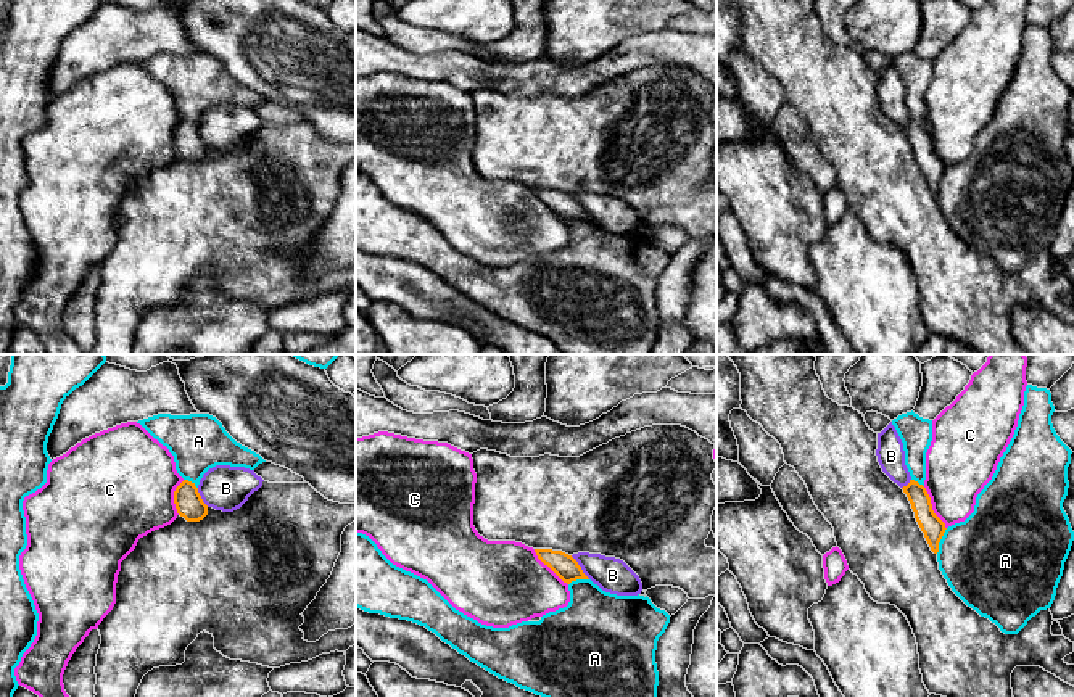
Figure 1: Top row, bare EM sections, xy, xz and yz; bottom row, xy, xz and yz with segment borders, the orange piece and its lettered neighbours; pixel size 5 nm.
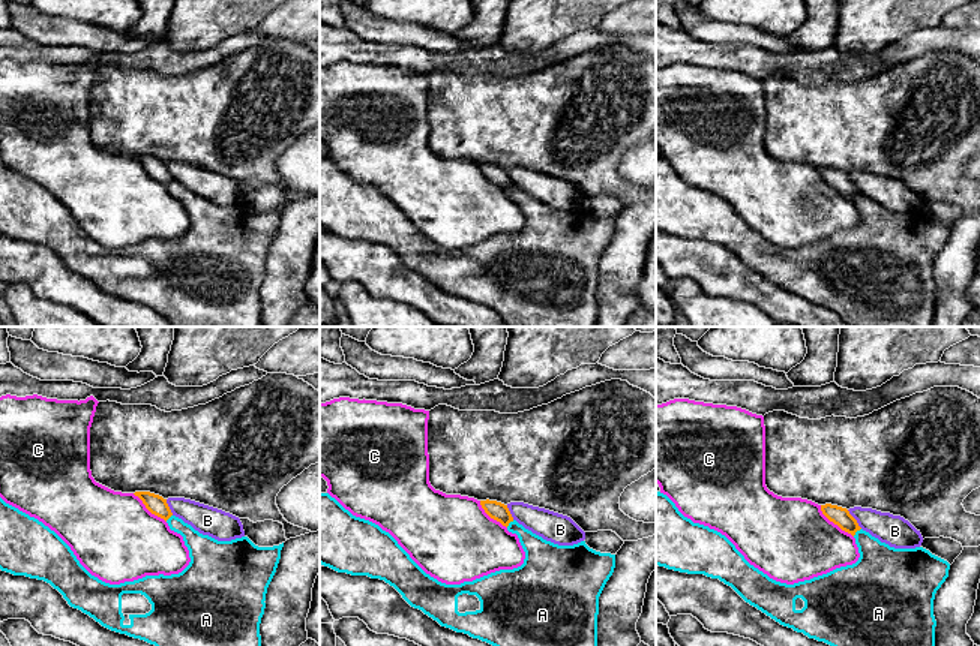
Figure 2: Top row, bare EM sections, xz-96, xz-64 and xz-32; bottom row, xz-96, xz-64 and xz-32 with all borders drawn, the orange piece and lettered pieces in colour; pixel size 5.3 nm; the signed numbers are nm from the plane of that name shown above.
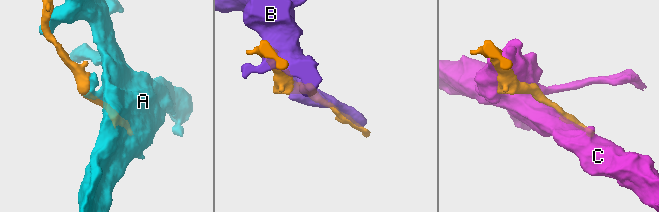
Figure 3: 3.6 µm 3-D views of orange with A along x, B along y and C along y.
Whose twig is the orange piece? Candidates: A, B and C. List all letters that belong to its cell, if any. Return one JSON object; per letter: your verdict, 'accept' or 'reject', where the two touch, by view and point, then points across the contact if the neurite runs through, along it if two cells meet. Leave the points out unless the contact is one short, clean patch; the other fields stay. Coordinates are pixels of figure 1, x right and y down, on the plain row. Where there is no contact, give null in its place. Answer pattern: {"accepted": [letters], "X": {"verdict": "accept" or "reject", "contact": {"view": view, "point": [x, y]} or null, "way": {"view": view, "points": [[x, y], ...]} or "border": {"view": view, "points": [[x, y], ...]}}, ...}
{"accepted": [], "A": {"verdict": "reject", "contact": {"view": "yz", "point": [939, 181]}}, "B": {"verdict": "reject", "contact": {"view": "xz", "point": [580, 206]}}, "C": {"verdict": "reject", "contact": {"view": "yz", "point": [931, 147]}}}

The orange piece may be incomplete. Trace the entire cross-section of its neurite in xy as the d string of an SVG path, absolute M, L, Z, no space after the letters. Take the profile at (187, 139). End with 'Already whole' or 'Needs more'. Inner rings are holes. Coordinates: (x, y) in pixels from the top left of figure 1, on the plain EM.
M184 119L174 130L177 153L187 161L200 161L208 155L208 145L203 142L195 122Z. Already whole

